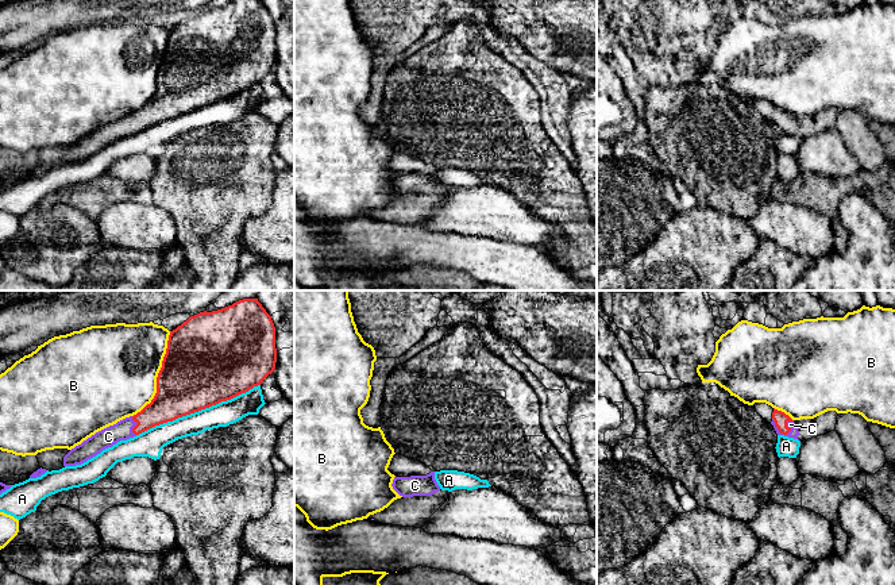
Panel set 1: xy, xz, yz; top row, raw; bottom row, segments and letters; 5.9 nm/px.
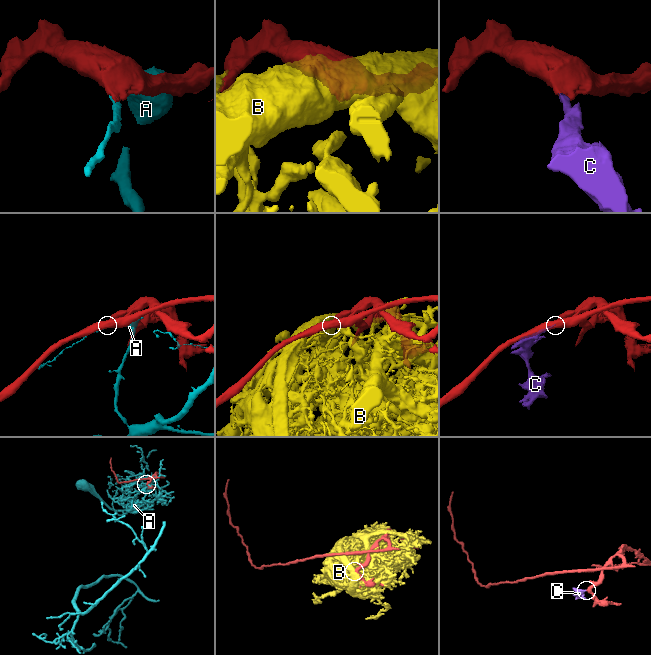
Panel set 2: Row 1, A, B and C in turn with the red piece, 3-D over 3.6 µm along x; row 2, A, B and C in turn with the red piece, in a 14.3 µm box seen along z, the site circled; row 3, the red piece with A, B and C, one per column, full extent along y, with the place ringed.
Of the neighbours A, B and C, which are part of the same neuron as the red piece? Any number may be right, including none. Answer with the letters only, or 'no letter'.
C

